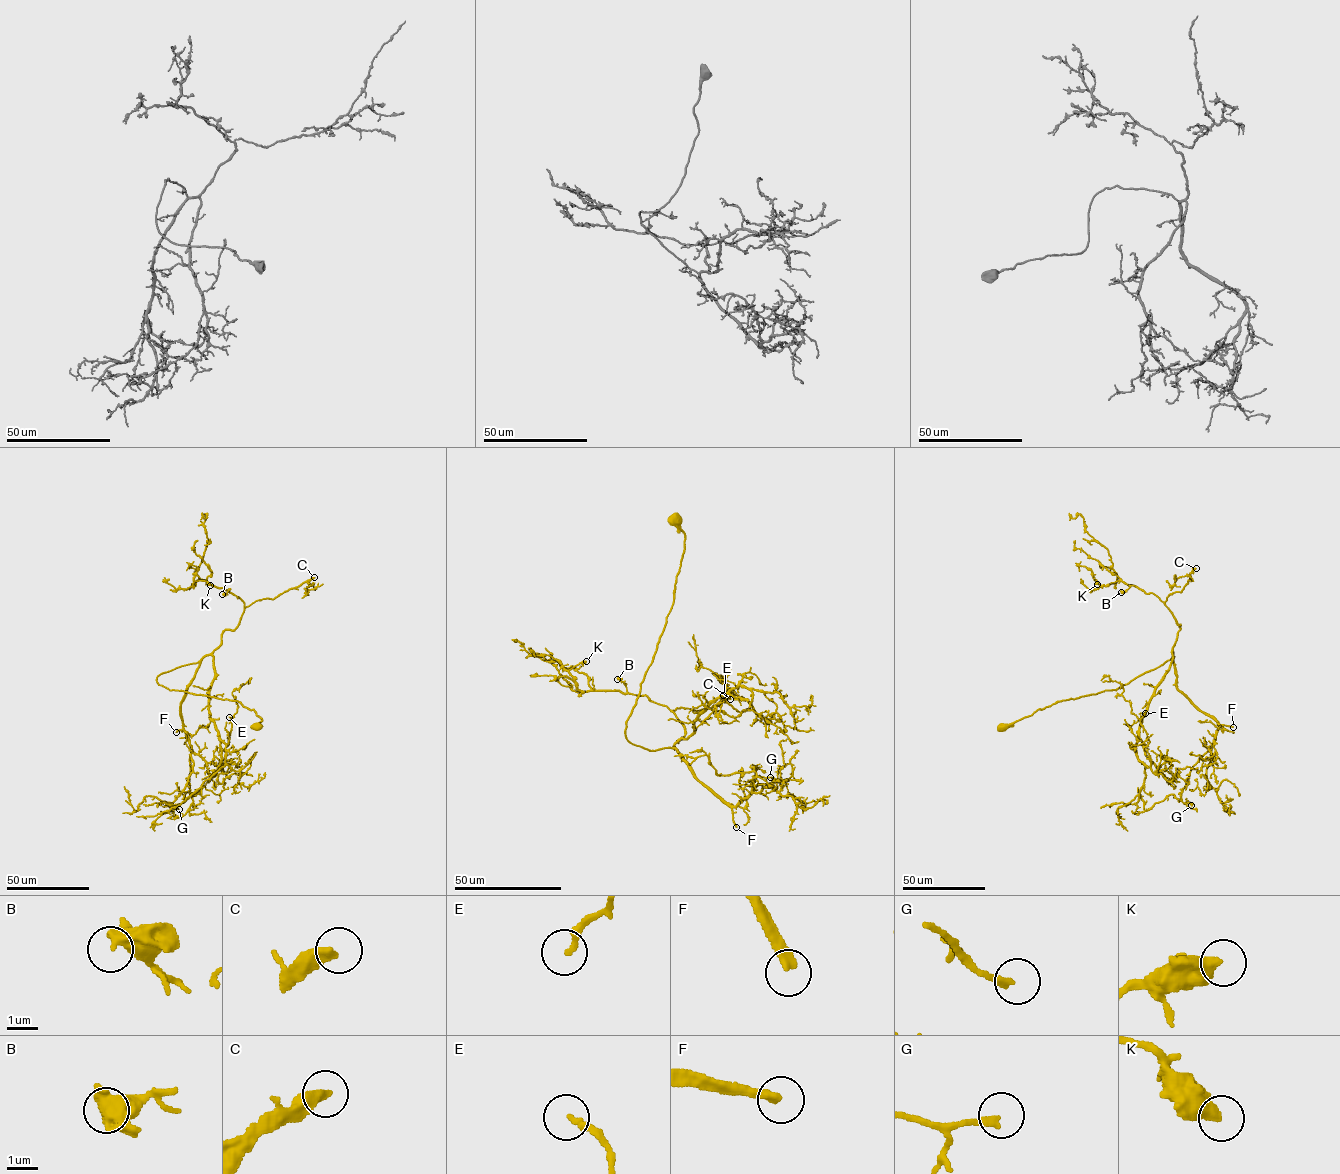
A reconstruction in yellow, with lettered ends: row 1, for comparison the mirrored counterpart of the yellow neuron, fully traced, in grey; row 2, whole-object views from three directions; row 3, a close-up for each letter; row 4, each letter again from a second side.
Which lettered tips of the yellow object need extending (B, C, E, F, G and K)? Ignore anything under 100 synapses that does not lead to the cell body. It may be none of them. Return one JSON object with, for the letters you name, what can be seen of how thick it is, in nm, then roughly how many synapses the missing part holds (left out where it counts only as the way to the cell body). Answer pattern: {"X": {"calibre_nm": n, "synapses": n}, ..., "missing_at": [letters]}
{"C": {"calibre_nm": 380, "synapses": 140}, "F": {"calibre_nm": 320, "synapses": 100}, "missing_at": ["C", "F"]}

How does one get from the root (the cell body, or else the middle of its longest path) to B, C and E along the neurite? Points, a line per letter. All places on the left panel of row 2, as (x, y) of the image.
B: (257, 727), (262, 719), (237, 701), (156, 681), (198, 662), (235, 628), (244, 604), (229, 588), (222, 594)
C: (257, 727), (262, 719), (239, 702), (169, 690), (157, 676), (211, 653), (245, 607), (314, 577)
E: (257, 727), (262, 719), (239, 702), (169, 690), (157, 676), (210, 655), (208, 706), (221, 750), (229, 717)

